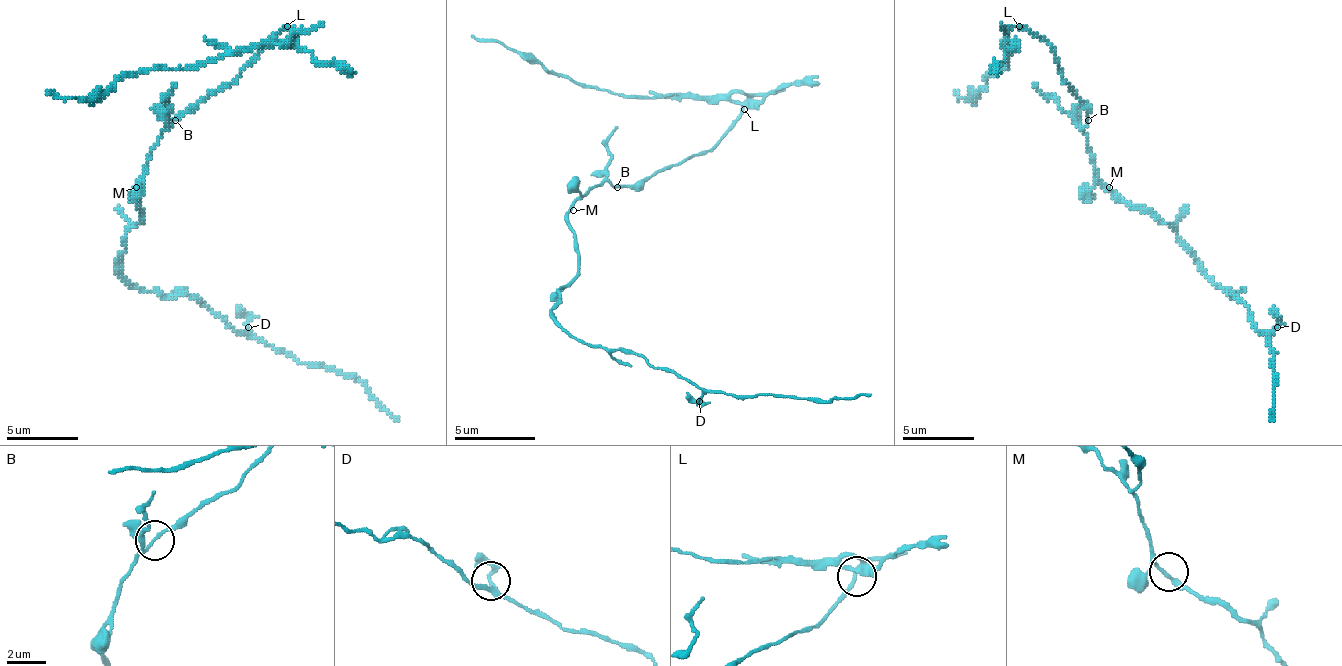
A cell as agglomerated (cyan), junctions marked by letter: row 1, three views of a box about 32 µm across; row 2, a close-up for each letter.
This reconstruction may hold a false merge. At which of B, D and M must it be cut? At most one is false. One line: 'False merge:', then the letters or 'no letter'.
False merge: B

